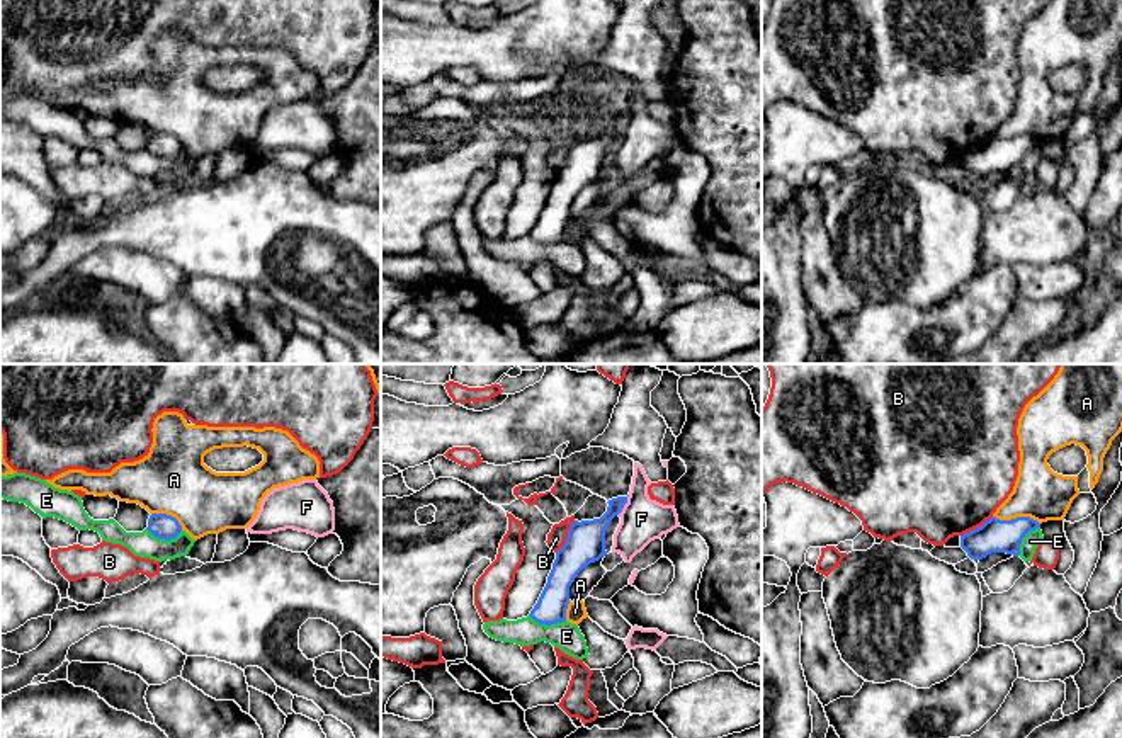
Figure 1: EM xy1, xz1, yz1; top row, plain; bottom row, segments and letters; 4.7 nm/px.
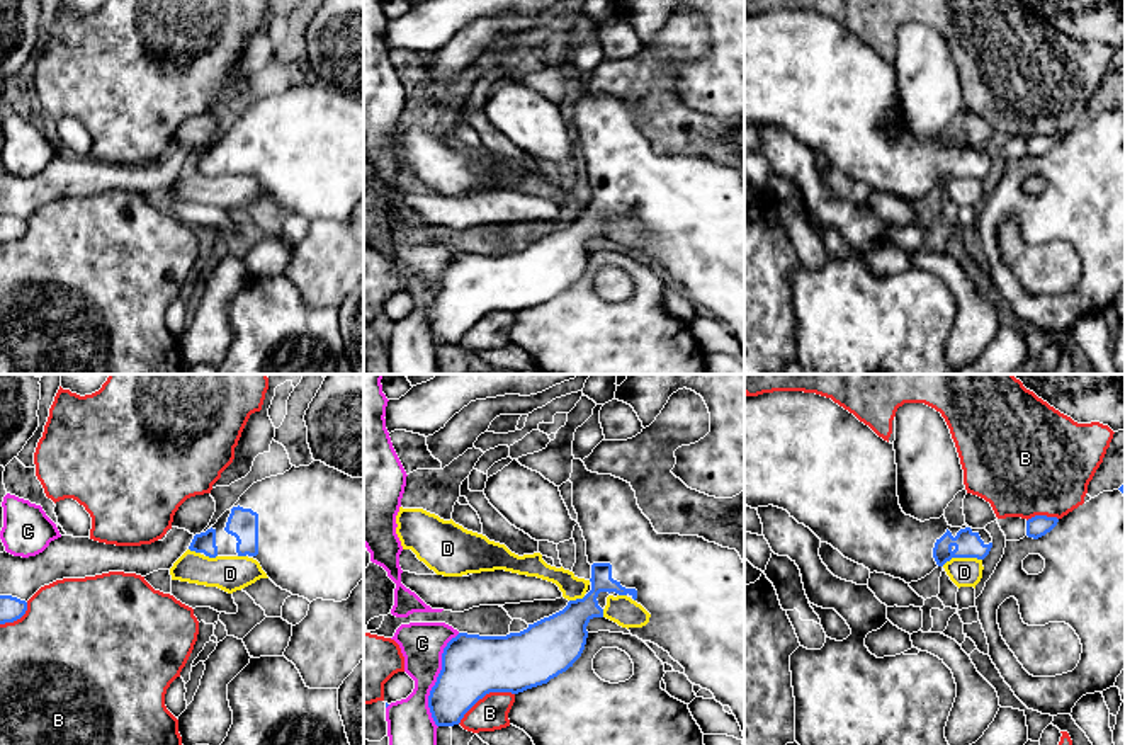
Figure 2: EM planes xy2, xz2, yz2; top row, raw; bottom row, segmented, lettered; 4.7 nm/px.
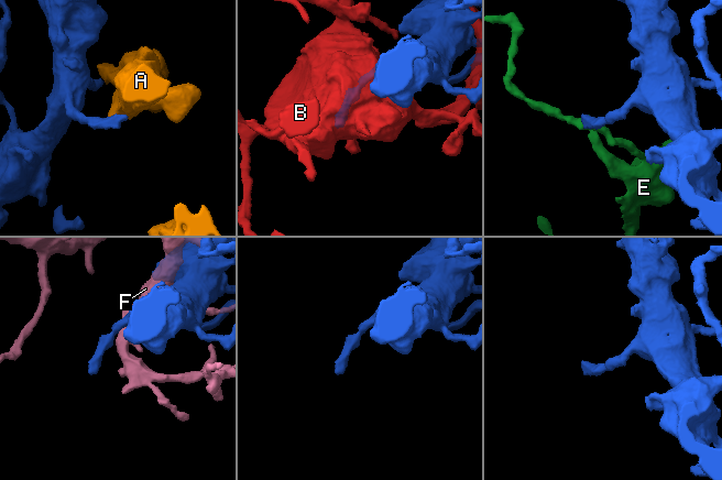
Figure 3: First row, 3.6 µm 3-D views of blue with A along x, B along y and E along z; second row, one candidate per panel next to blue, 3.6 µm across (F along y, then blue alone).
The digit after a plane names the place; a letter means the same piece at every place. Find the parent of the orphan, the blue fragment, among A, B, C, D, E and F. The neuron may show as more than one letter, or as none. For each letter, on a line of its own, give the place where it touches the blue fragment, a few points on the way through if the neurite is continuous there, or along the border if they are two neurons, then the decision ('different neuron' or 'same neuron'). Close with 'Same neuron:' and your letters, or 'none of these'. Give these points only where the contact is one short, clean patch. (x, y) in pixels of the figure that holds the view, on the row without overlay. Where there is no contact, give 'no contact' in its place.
A: contact yz1 (1017, 136); border yz1 (993, 135), (1000, 138), (1032, 136), (1039, 143); different neuron
B: contact xz2 (485, 313); different neuron
C: contact xz2 (437, 298); different neuron
D: contact yz2 (961, 176); different neuron
E: contact xz1 (548, 244); border xz1 (529, 233), (546, 244), (565, 240); different neuron
F: contact xz1 (624, 123); different neuron
Same neuron: none of these

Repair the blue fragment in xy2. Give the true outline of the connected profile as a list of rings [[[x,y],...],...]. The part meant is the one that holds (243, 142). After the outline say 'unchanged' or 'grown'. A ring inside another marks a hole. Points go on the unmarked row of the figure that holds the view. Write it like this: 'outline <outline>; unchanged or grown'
outline [[[321,80],[292,85],[284,94],[253,102],[214,145],[194,155],[189,168],[209,177],[253,177],[277,206],[309,221],[347,219],[364,197],[364,97],[352,97]]]; grown

